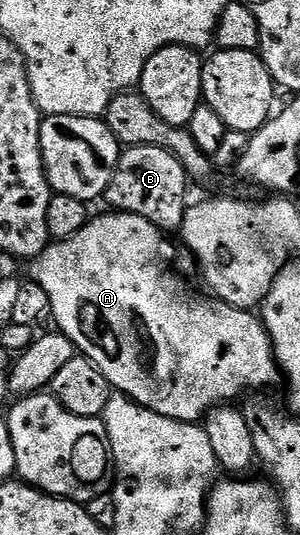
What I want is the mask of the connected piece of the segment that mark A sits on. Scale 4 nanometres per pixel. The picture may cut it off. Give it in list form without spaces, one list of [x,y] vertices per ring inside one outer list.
[[[108,214],[101,215],[98,219],[97,216],[90,218],[89,222],[83,225],[83,229],[79,229],[79,233],[75,233],[70,239],[50,242],[44,253],[32,260],[31,279],[41,286],[43,293],[47,293],[52,322],[57,322],[54,323],[56,330],[66,335],[72,341],[74,348],[96,365],[99,373],[107,377],[110,388],[116,389],[122,395],[128,395],[133,402],[146,407],[148,411],[154,411],[180,423],[200,424],[214,407],[232,404],[234,402],[232,399],[240,400],[242,396],[254,389],[267,389],[265,387],[273,387],[277,382],[279,384],[282,382],[283,376],[277,366],[277,359],[273,356],[273,343],[269,340],[265,324],[253,311],[235,309],[213,297],[204,299],[201,295],[192,295],[188,285],[185,284],[188,282],[174,270],[170,260],[169,263],[165,260],[165,243],[161,240],[163,232],[160,227],[138,215]]]

